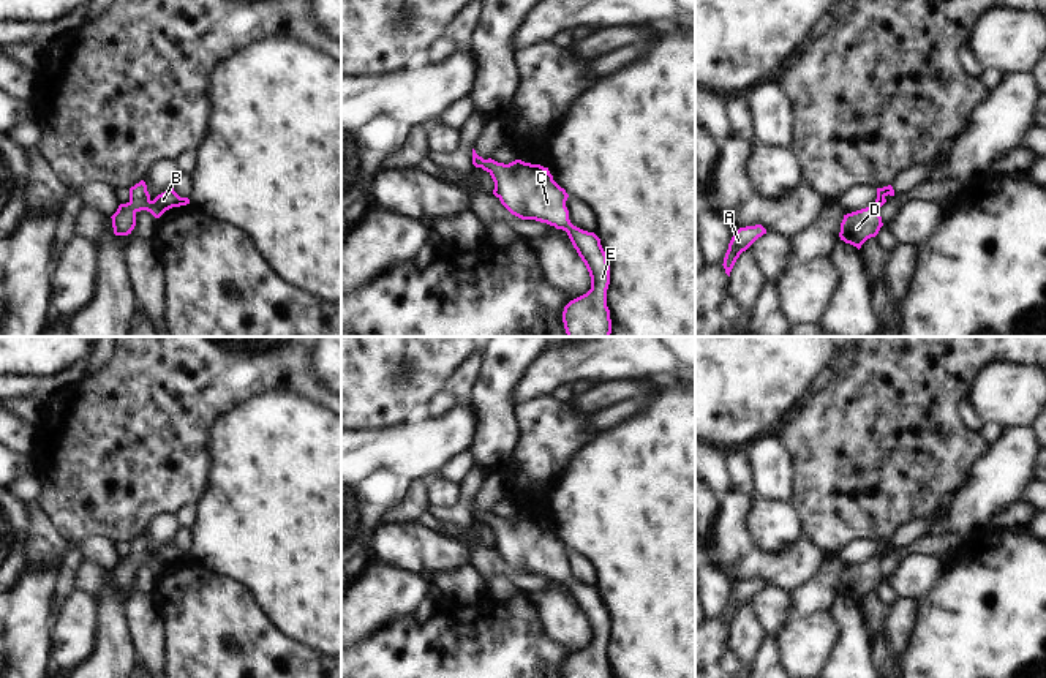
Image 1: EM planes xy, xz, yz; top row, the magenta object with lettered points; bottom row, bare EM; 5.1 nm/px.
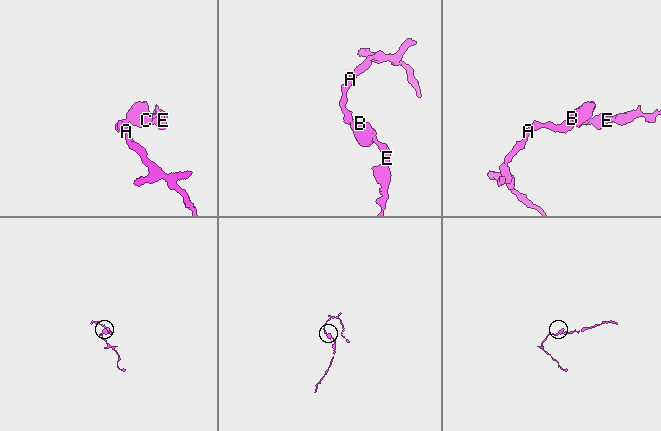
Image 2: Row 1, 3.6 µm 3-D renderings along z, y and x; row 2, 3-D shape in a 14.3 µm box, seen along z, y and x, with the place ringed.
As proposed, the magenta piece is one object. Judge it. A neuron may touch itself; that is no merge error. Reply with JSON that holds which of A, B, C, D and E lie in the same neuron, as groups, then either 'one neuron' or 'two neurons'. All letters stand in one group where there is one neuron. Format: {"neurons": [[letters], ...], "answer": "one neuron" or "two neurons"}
{"neurons": [["A", "B", "C", "D", "E"]], "answer": "one neuron"}

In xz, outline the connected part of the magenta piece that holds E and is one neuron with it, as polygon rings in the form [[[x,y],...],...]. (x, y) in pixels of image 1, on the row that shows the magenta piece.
[[[474,149],[472,164],[491,175],[493,194],[512,215],[566,231],[585,262],[591,277],[591,289],[564,307],[563,322],[567,337],[610,337],[611,319],[607,307],[610,266],[607,254],[594,232],[570,223],[566,207],[569,194],[553,180],[548,168],[521,160],[509,164],[491,158],[483,160]]]

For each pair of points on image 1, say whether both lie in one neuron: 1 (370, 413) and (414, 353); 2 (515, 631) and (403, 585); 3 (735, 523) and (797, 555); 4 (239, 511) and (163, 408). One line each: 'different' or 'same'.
1: same
2: different
3: same
4: different

